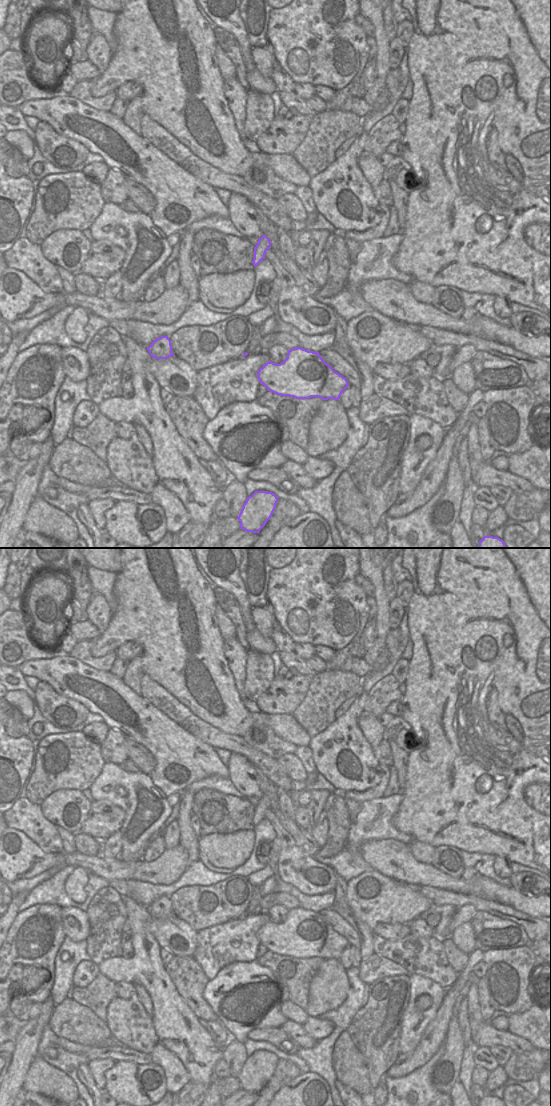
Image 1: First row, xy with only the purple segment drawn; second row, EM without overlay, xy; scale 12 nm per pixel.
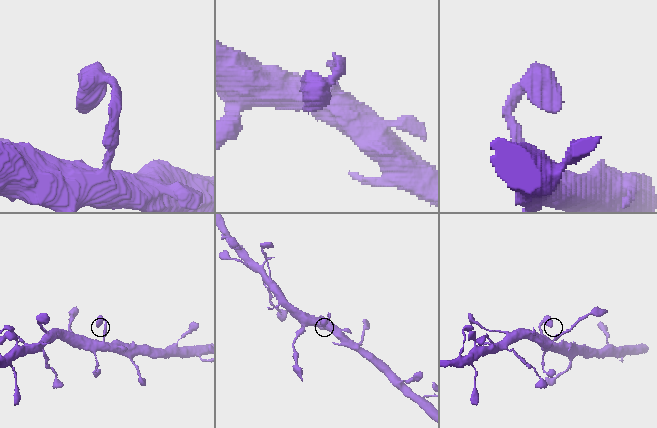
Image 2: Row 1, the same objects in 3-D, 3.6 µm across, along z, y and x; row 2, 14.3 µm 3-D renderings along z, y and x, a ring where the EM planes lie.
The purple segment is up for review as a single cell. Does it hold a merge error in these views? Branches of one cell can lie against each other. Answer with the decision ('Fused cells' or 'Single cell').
Fused cells.

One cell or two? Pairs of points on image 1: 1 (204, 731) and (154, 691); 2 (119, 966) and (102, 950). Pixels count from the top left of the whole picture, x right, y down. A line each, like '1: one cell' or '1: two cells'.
1: one cell
2: two cells

